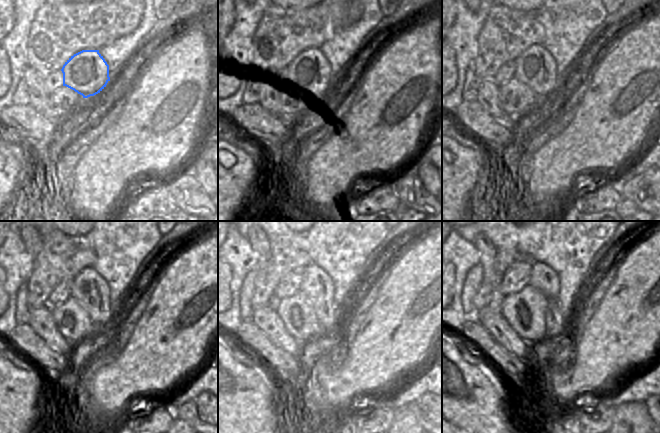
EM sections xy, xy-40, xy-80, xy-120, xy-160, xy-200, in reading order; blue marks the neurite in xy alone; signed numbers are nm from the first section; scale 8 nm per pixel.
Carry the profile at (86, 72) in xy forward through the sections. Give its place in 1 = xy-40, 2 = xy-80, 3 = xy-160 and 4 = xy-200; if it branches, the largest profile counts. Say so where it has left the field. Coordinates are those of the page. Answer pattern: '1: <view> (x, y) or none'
1: xy-40 (310, 70)
2: xy-80 (536, 68)
3: xy-160 (317, 285)
4: xy-200 (543, 278)

